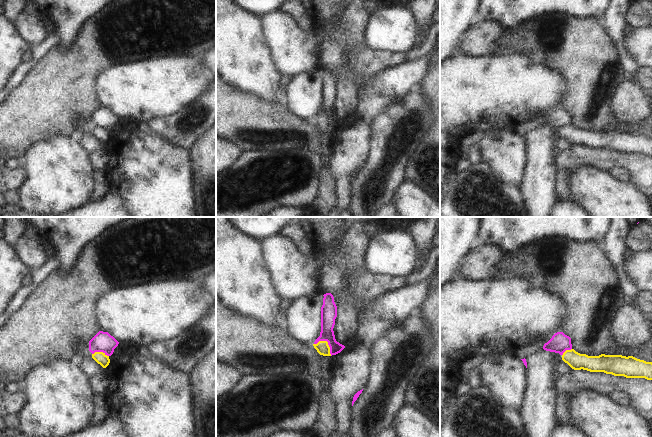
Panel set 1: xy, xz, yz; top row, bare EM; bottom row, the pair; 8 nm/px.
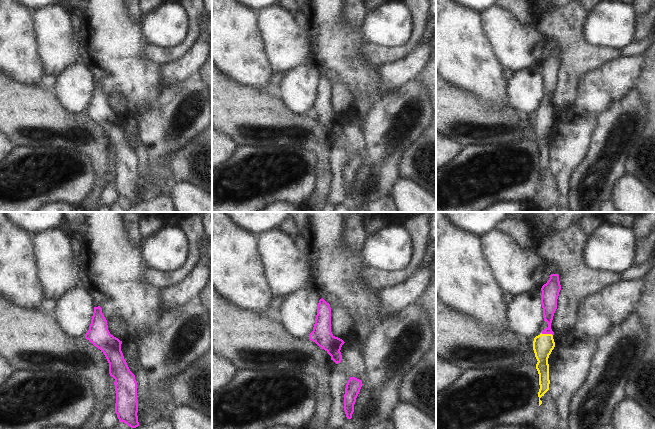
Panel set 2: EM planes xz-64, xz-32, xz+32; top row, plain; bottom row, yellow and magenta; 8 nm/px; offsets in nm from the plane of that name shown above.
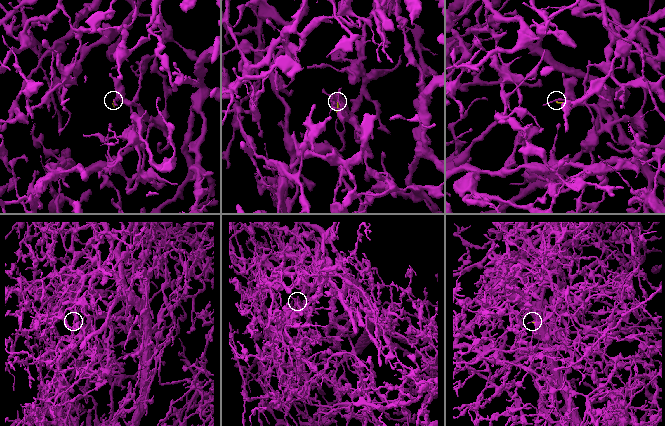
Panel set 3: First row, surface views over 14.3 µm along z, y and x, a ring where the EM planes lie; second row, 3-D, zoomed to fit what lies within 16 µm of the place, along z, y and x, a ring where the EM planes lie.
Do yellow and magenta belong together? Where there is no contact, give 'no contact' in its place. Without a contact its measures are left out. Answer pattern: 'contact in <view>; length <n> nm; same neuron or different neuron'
contact in xz; length 170 nm; different neuron

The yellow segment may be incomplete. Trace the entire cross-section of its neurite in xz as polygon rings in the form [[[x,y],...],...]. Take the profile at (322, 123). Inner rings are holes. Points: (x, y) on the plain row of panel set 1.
[[[319,117],[317,120],[313,120],[313,122],[320,131],[331,132],[330,123],[327,117]]]

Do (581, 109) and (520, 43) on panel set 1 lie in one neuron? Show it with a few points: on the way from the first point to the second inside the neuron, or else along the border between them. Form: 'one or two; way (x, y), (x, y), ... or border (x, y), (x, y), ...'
one; way (581, 87), (581, 82), (542, 45)

